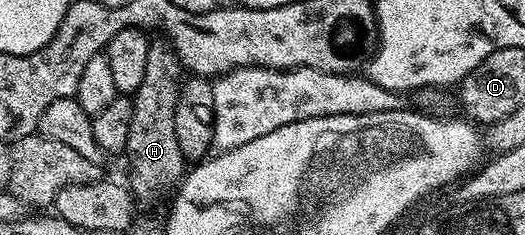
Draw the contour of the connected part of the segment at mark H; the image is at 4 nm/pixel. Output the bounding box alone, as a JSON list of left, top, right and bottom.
[124,42,186,200]

